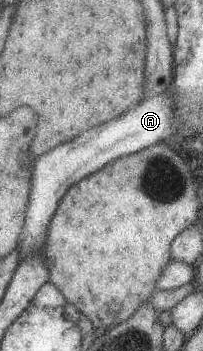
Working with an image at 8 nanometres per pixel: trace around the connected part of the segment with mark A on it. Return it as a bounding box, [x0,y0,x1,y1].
[19,91,178,259]

